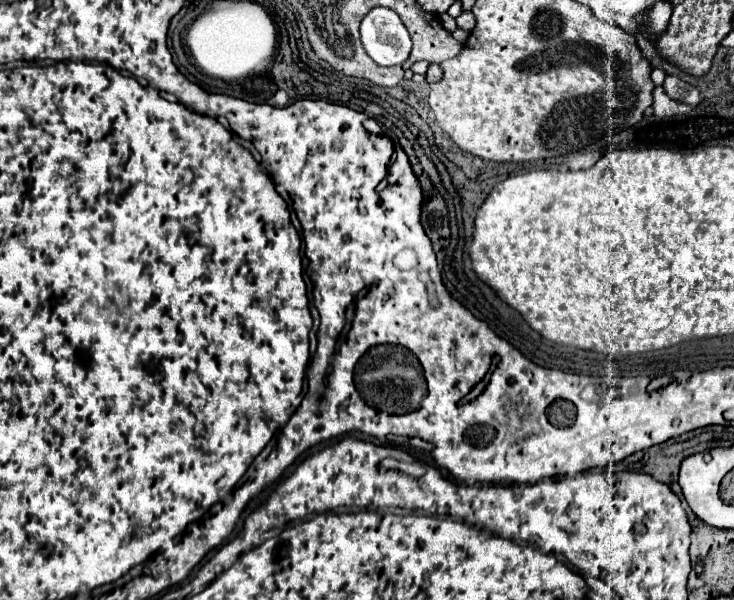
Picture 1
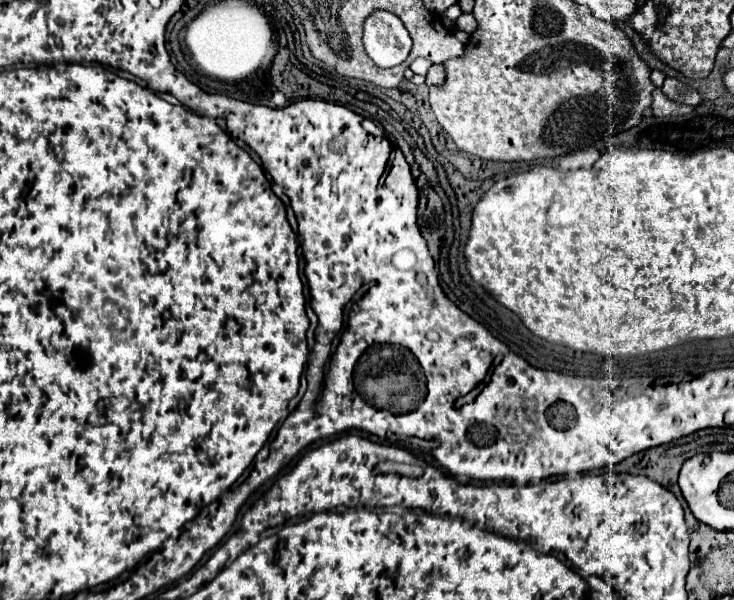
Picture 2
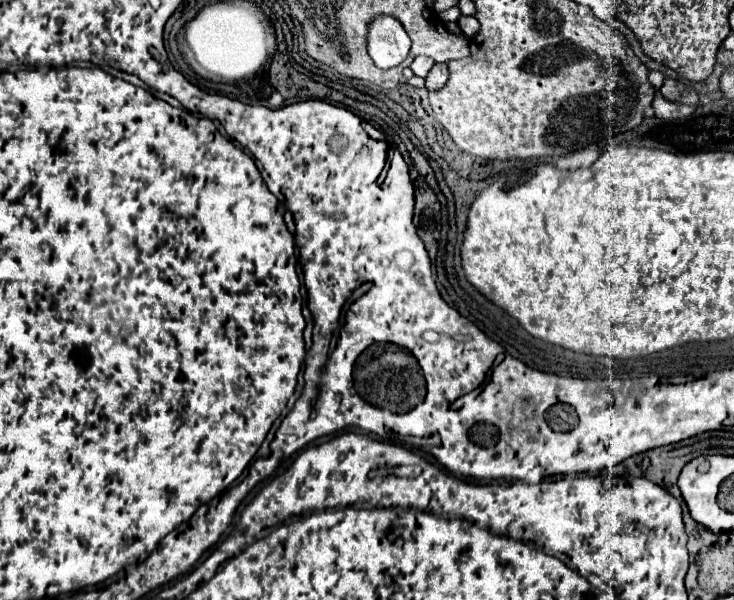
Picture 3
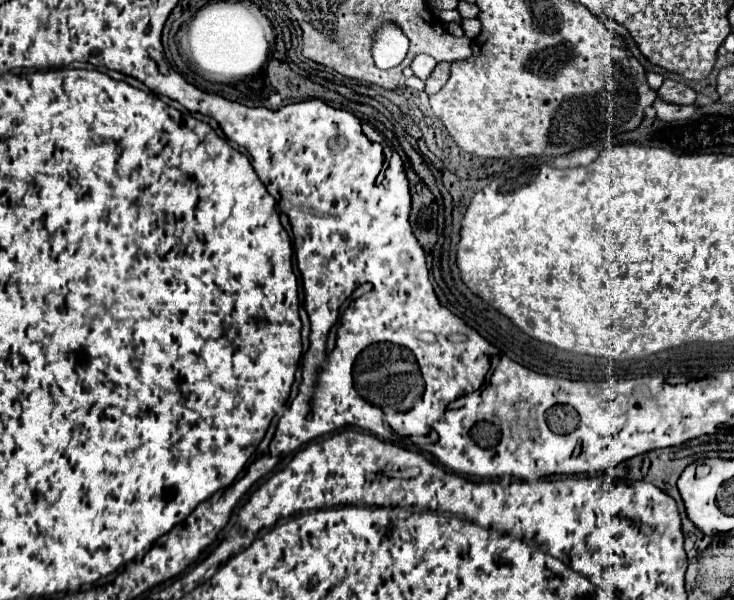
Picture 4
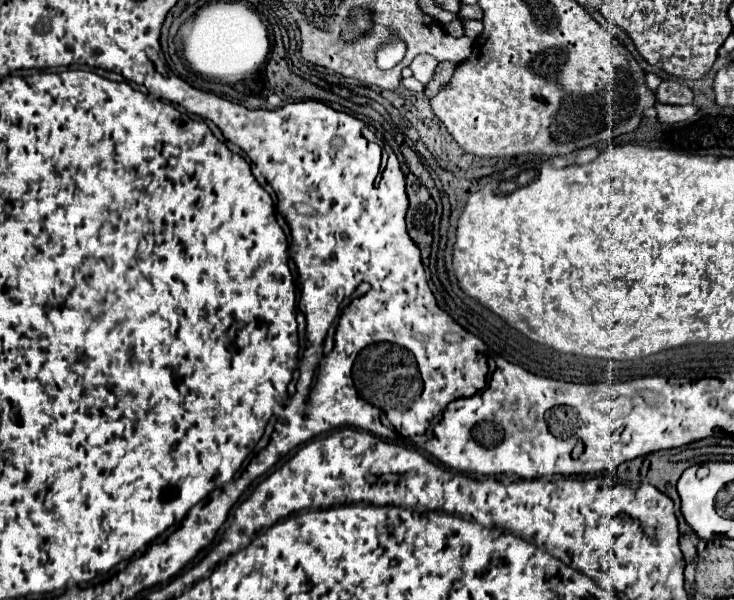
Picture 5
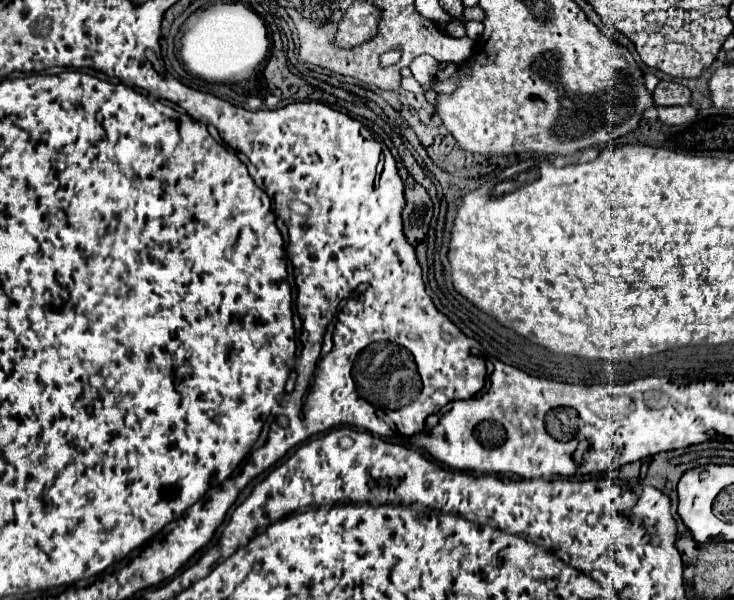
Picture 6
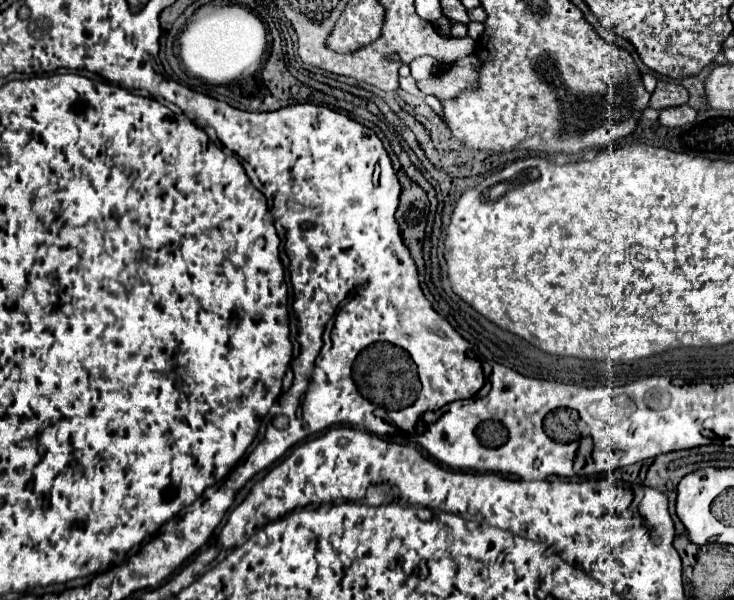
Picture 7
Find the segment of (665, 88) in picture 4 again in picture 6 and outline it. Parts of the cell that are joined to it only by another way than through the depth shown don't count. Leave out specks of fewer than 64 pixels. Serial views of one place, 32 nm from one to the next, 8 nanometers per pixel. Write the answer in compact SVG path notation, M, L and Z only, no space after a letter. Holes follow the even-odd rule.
M662 80L654 90L654 106L684 106L690 100L692 92L674 80Z

